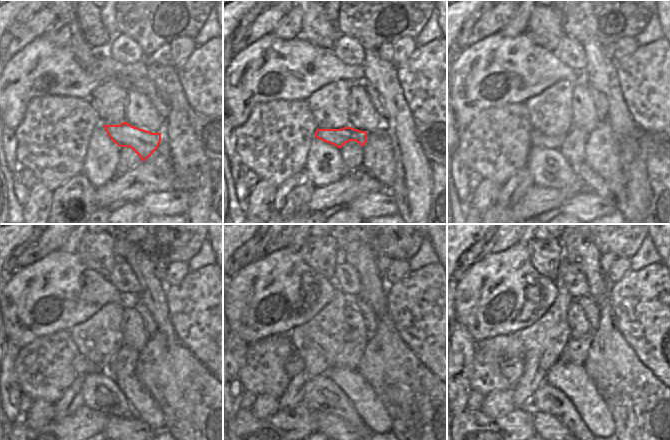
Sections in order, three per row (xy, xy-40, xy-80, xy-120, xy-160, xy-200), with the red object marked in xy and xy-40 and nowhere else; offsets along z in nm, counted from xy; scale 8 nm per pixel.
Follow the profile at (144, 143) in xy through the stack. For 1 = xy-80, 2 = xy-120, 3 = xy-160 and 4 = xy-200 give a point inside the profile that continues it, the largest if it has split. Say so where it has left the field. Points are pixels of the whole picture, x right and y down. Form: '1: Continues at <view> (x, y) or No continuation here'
1: Continues at xy-80 (538, 139)
2: Continues at xy-120 (82, 367)
3: Continues at xy-160 (294, 365)
4: Continues at xy-200 (512, 369)

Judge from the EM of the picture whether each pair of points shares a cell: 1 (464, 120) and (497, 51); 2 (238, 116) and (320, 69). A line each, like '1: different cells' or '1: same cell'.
1: same cell
2: same cell

